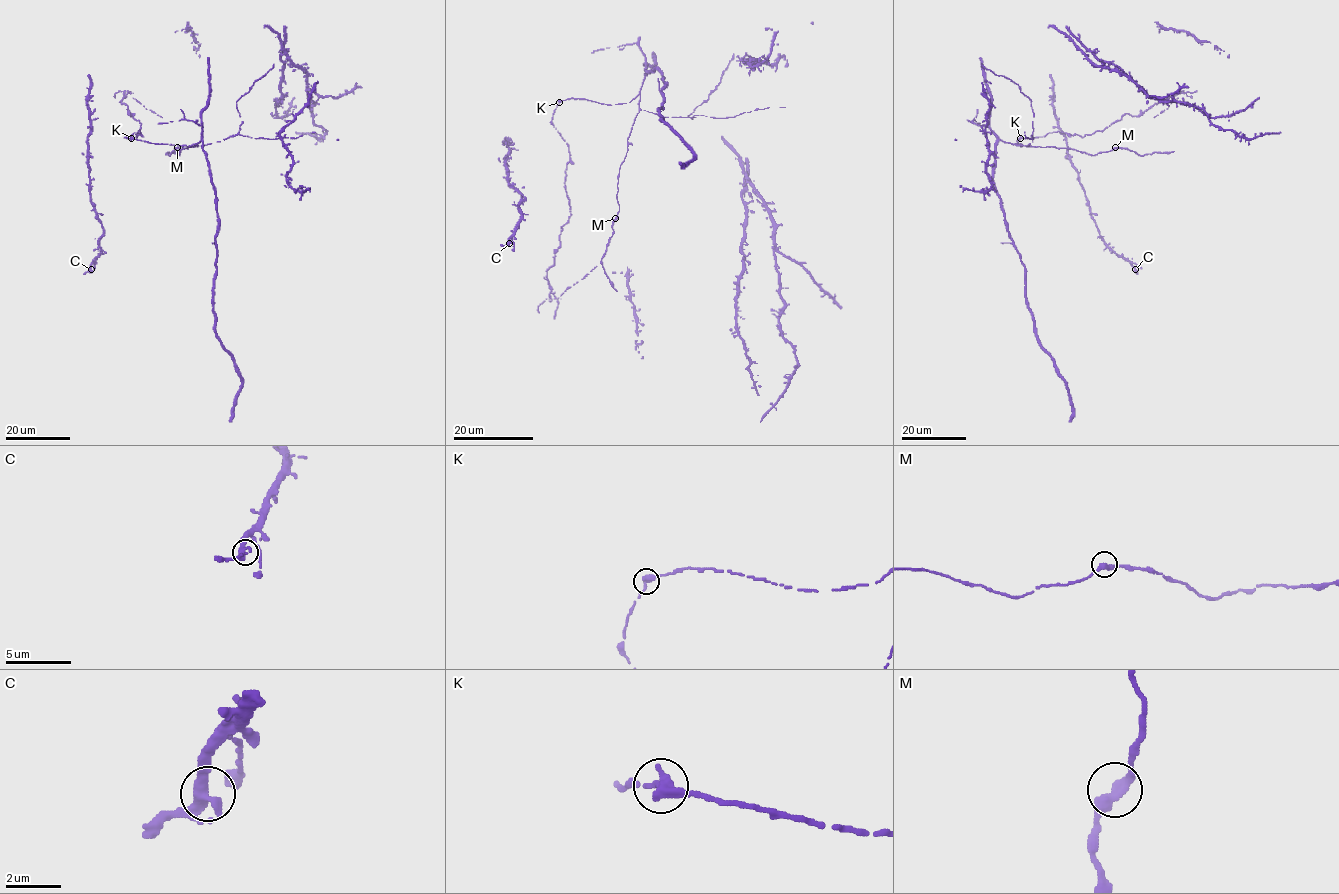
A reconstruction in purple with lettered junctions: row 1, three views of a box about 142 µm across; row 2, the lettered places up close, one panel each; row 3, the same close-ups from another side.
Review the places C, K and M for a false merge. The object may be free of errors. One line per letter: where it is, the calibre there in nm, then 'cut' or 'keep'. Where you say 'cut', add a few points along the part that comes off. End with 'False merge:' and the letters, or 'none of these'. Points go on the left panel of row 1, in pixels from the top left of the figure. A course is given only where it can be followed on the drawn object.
C: place (91, 269); calibre 420 nm; keep
K: place (131, 138); calibre 400 nm; cut; course (131, 138), (125, 137), (139, 132), (137, 137), (141, 124), (121, 103), (125, 92), (162, 117)
M: place (177, 147); calibre 360 nm; keep
False merge: K

